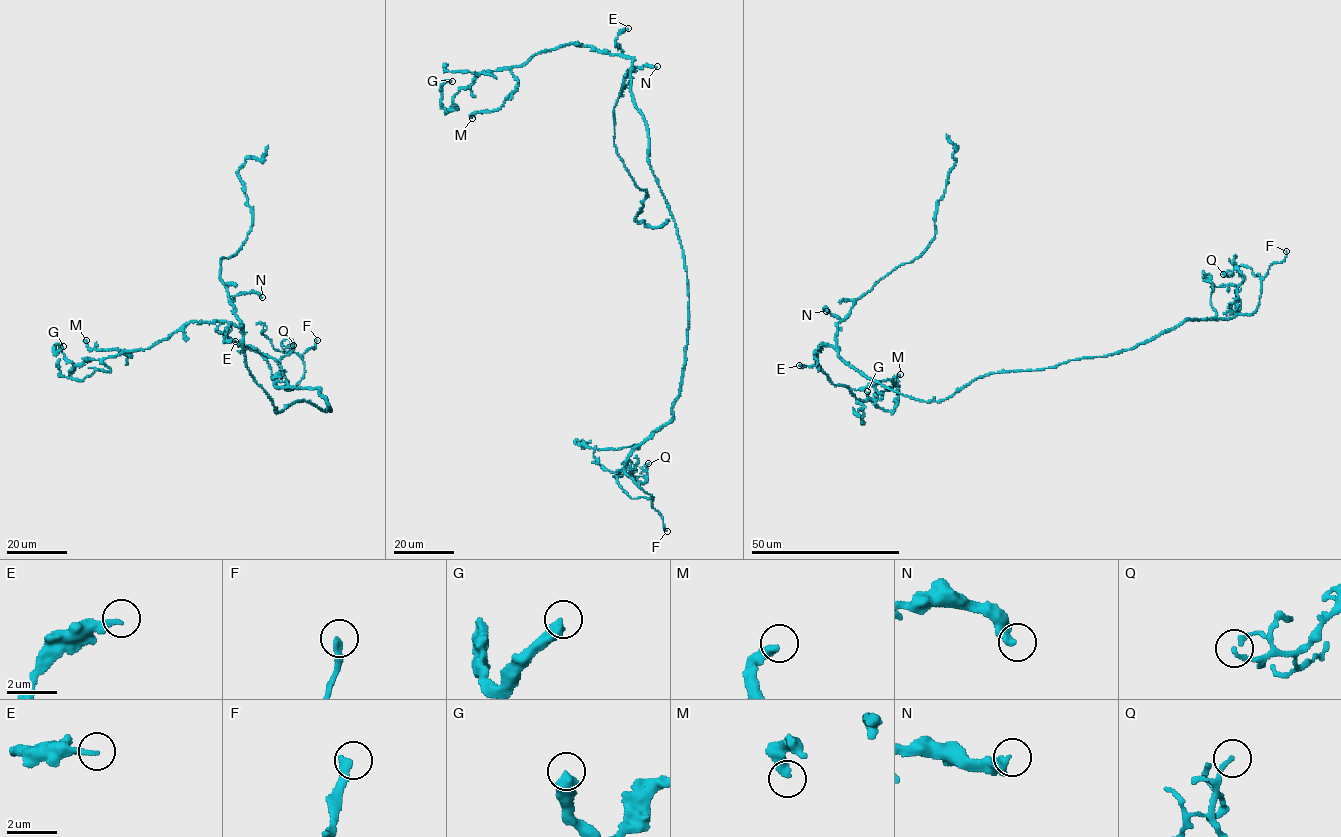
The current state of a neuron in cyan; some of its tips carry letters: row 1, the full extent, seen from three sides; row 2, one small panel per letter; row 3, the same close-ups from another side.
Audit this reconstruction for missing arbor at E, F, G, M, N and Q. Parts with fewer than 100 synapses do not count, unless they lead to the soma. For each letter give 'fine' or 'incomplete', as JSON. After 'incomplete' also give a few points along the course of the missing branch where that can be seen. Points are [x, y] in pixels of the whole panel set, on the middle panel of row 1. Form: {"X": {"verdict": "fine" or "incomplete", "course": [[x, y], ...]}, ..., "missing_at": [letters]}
{"E": {"verdict": "fine"}, "F": {"verdict": "incomplete", "course": [[667, 531], [676, 537], [688, 532], [689, 534]]}, "G": {"verdict": "fine"}, "M": {"verdict": "fine"}, "N": {"verdict": "fine"}, "Q": {"verdict": "fine"}, "missing_at": ["F"]}

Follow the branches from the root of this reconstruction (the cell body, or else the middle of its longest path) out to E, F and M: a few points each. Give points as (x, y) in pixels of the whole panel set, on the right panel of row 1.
E: (962, 387), (942, 400), (919, 401), (863, 376), (834, 347), (824, 345), (814, 354), (815, 365), (799, 365)
F: (962, 387), (991, 373), (1043, 369), (1132, 349), (1187, 319), (1253, 313), (1262, 278), (1286, 251)
M: (962, 387), (919, 401), (863, 376), (834, 347), (816, 351), (833, 384), (851, 389), (895, 384), (900, 374)

